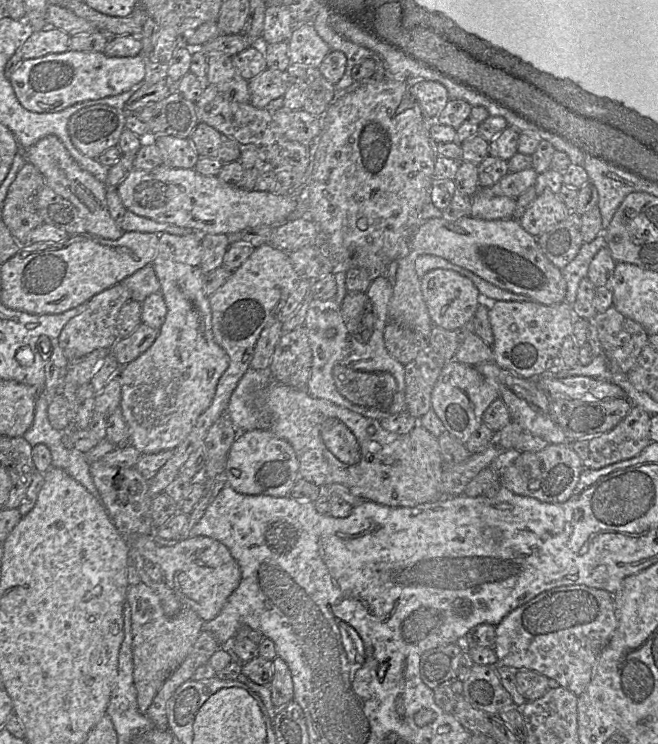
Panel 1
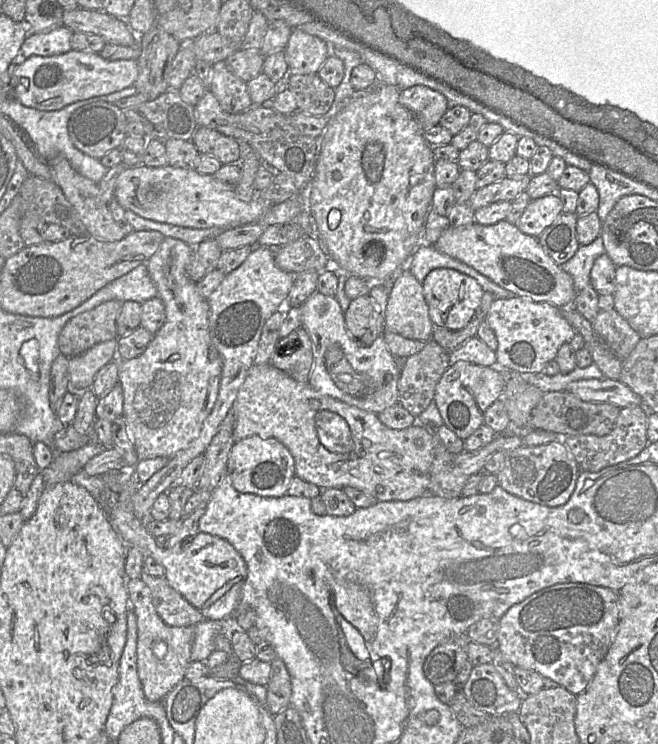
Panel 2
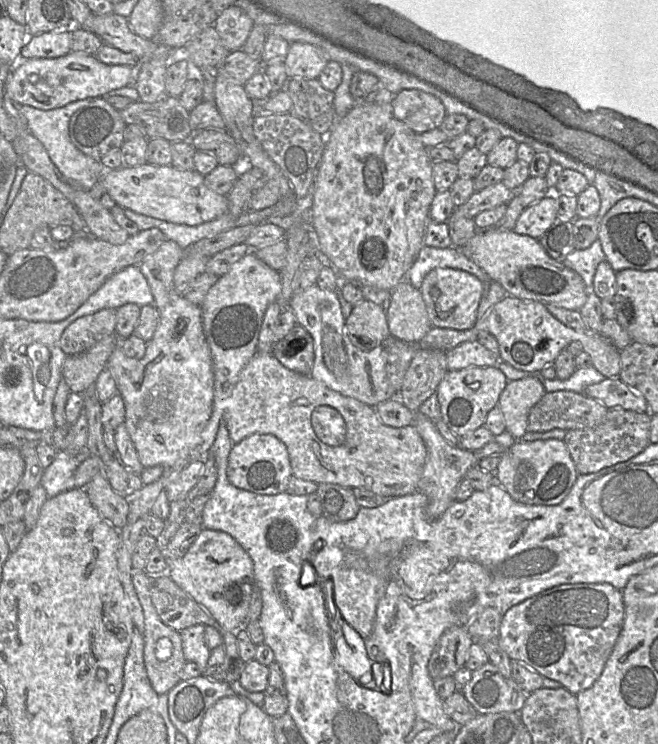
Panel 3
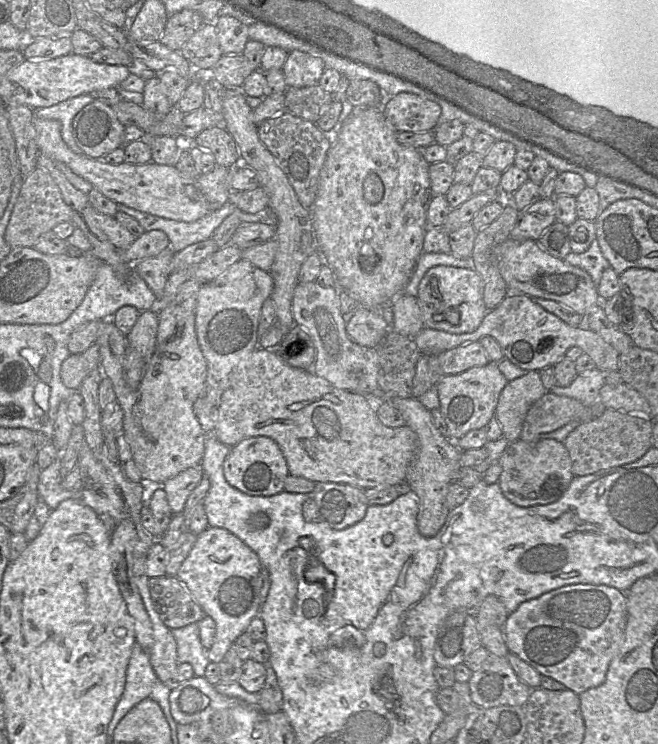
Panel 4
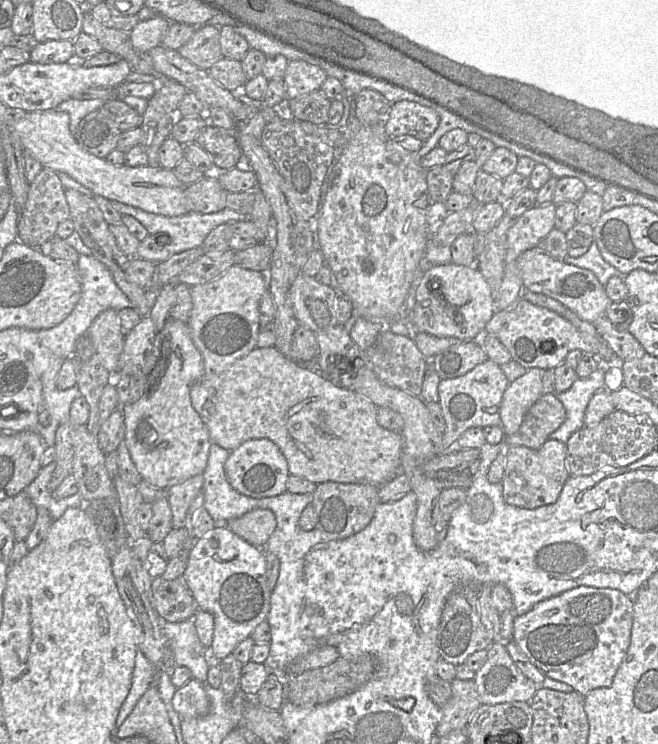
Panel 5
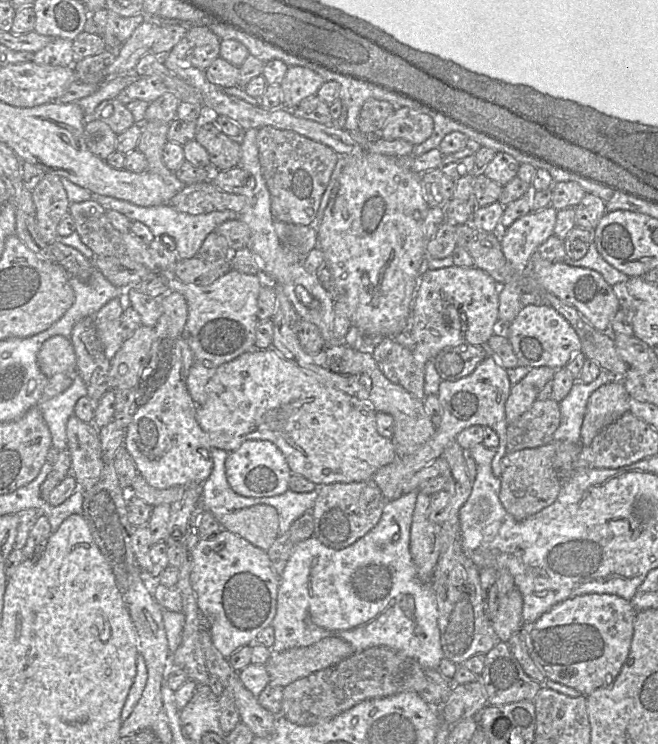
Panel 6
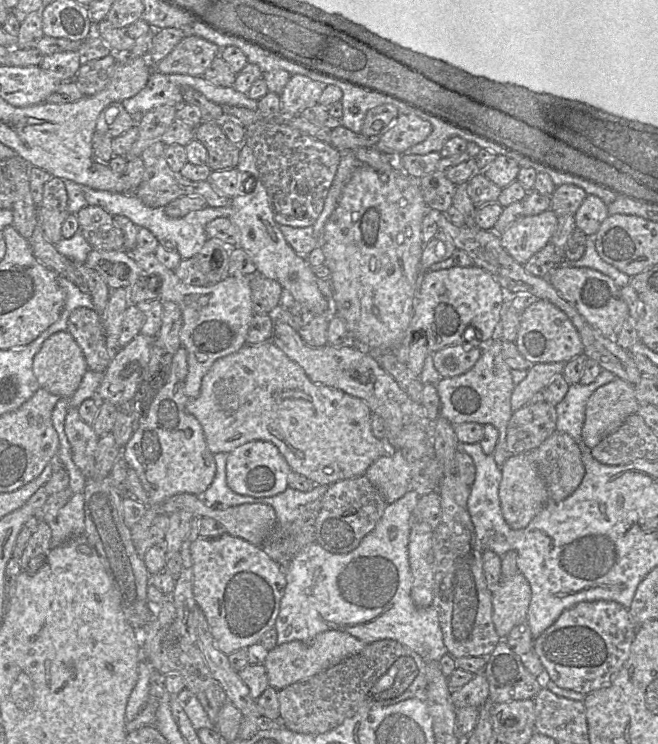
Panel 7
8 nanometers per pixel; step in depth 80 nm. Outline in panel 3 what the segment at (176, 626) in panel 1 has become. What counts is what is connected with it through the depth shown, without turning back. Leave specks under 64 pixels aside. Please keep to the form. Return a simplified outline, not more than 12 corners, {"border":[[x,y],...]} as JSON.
{"border":[[145,570],[132,582],[144,613],[144,664],[156,693],[180,681],[181,636],[157,614]]}

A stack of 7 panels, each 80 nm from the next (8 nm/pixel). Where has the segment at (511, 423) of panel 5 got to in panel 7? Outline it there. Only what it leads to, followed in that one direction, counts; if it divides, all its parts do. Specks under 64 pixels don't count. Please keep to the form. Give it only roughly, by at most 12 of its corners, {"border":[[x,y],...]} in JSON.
{"border":[[536,363],[514,387],[514,411],[551,380],[563,373],[565,363]]}

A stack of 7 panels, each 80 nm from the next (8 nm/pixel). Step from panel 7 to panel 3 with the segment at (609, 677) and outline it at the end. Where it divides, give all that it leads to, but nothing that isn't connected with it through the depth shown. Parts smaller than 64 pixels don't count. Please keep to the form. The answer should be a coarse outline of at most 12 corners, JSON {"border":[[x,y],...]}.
{"border":[[562,584],[512,606],[498,642],[575,696],[621,633],[622,591]]}

